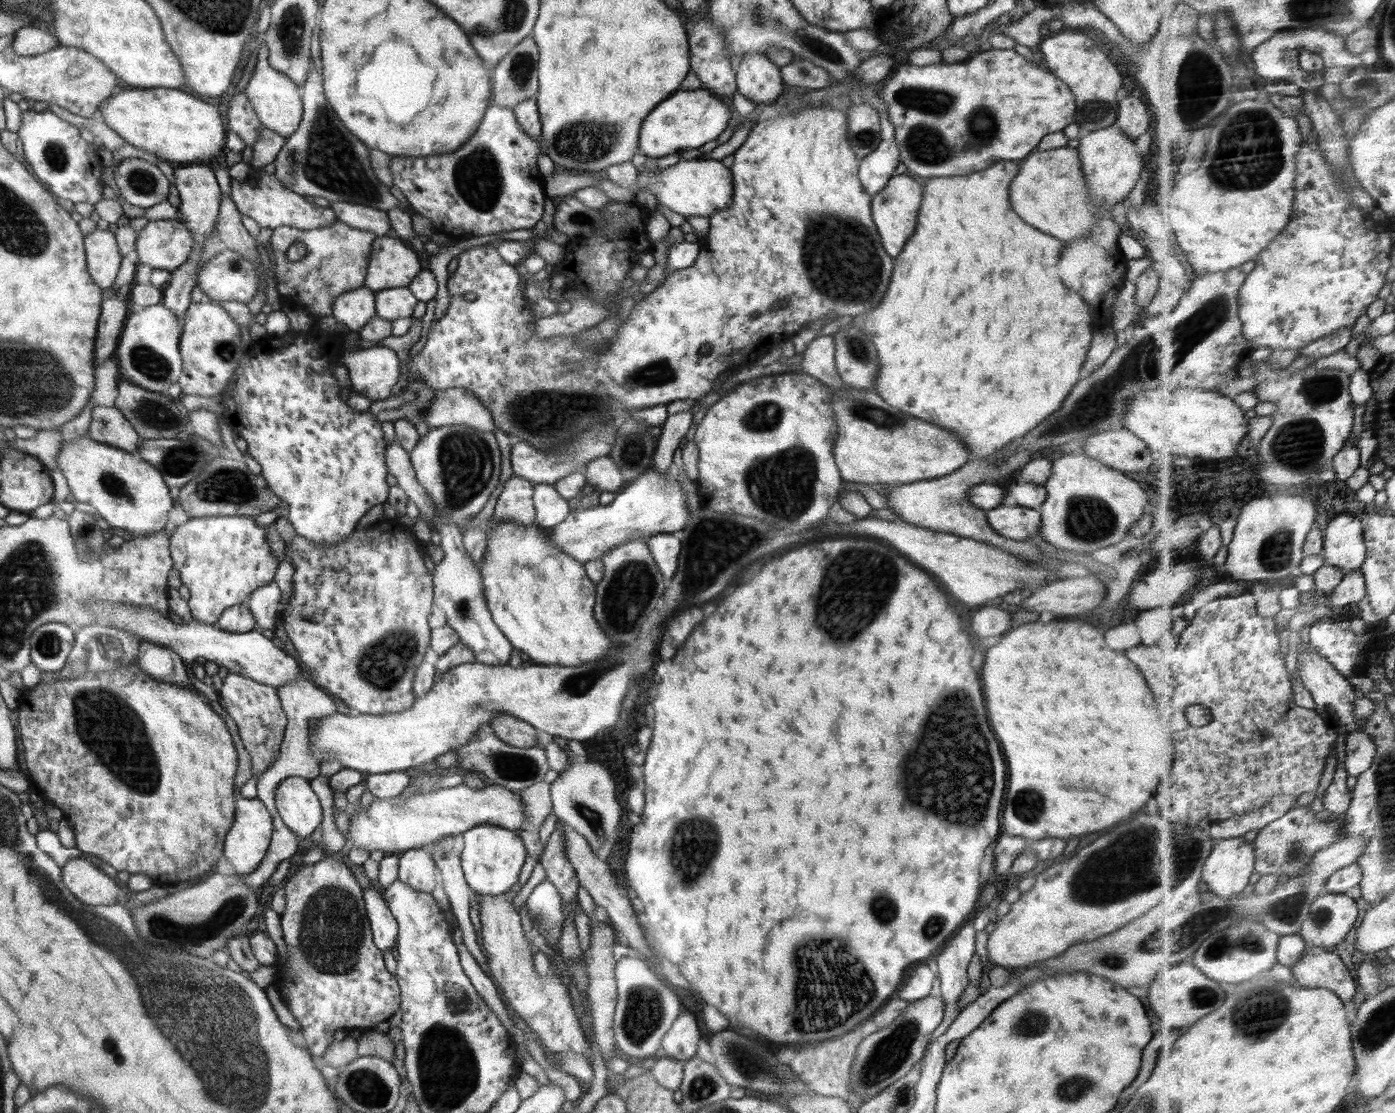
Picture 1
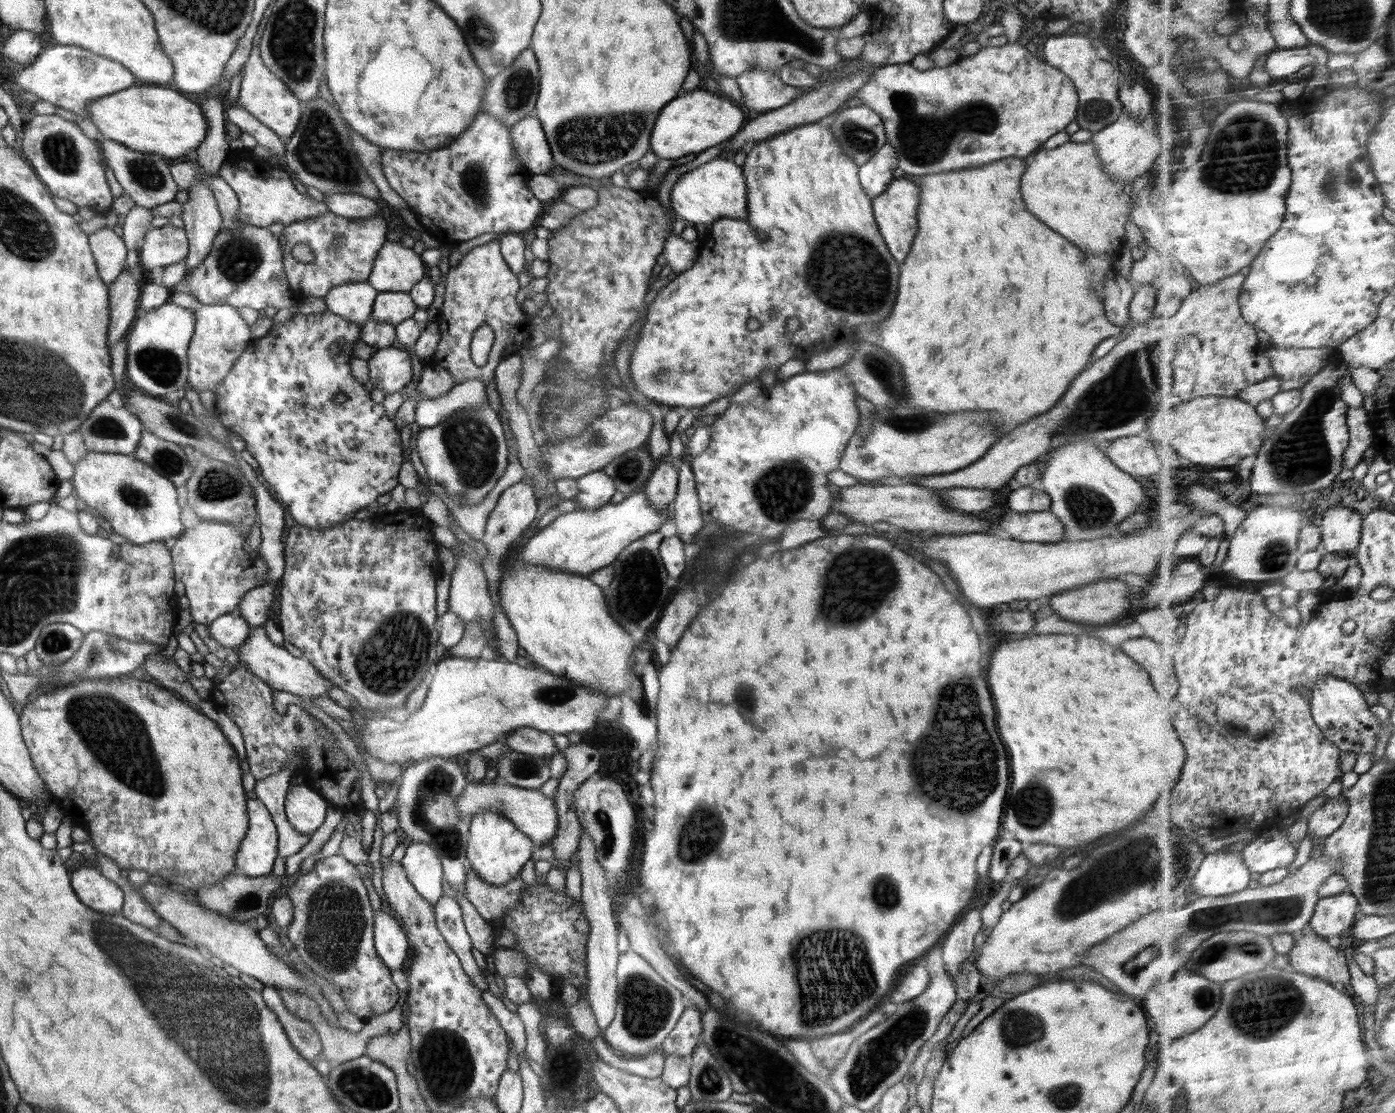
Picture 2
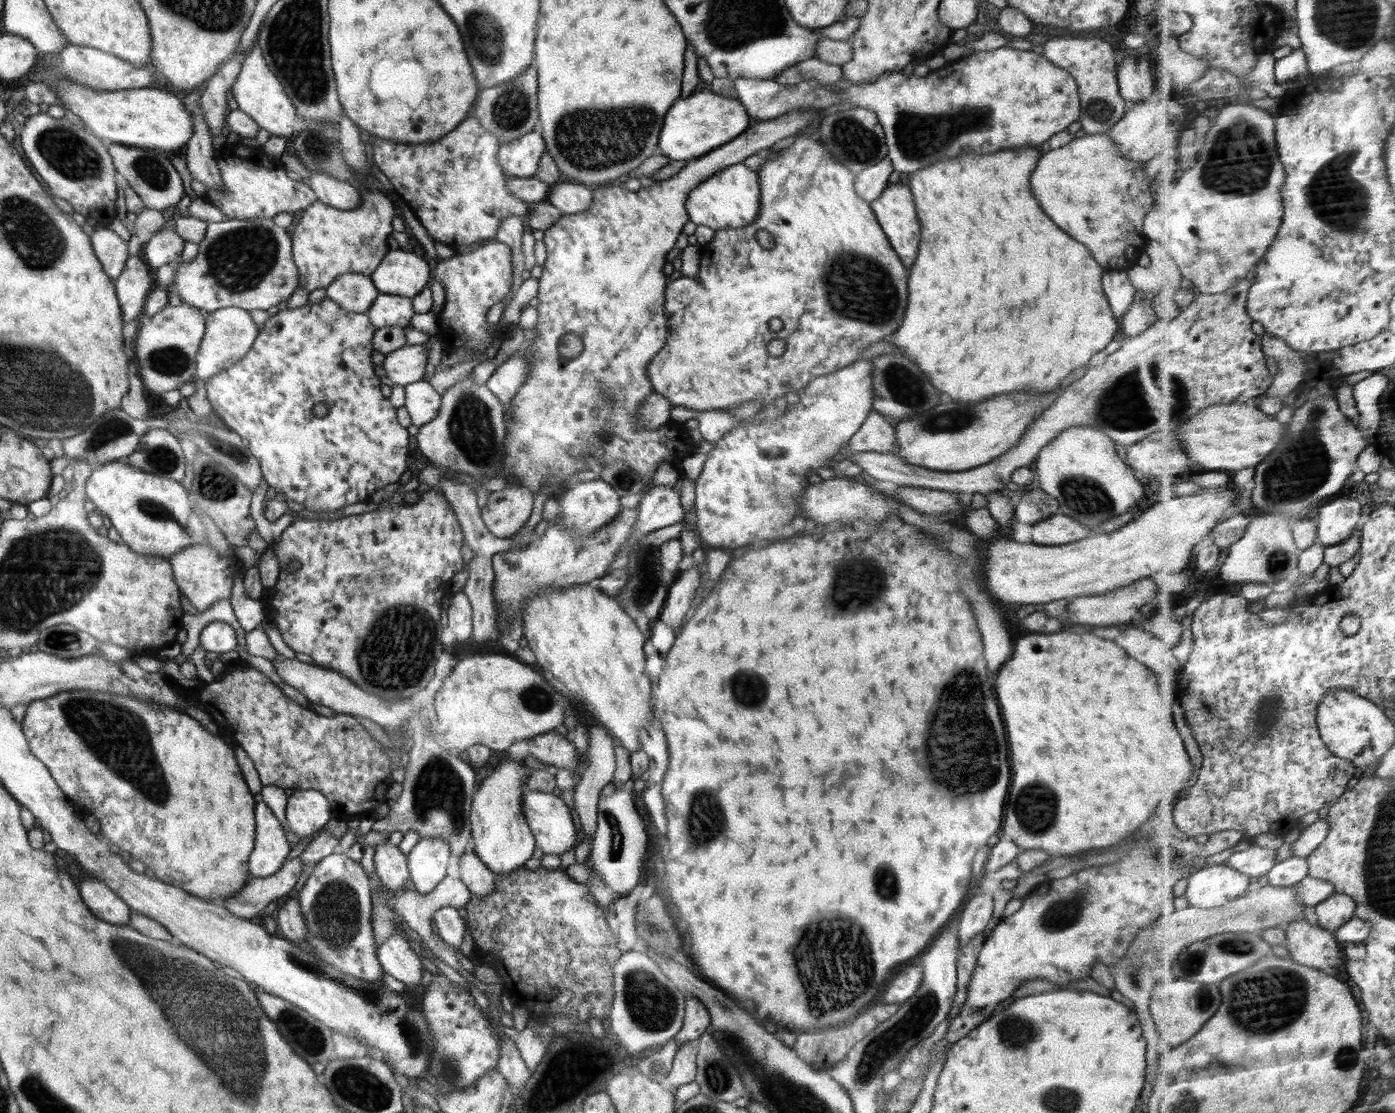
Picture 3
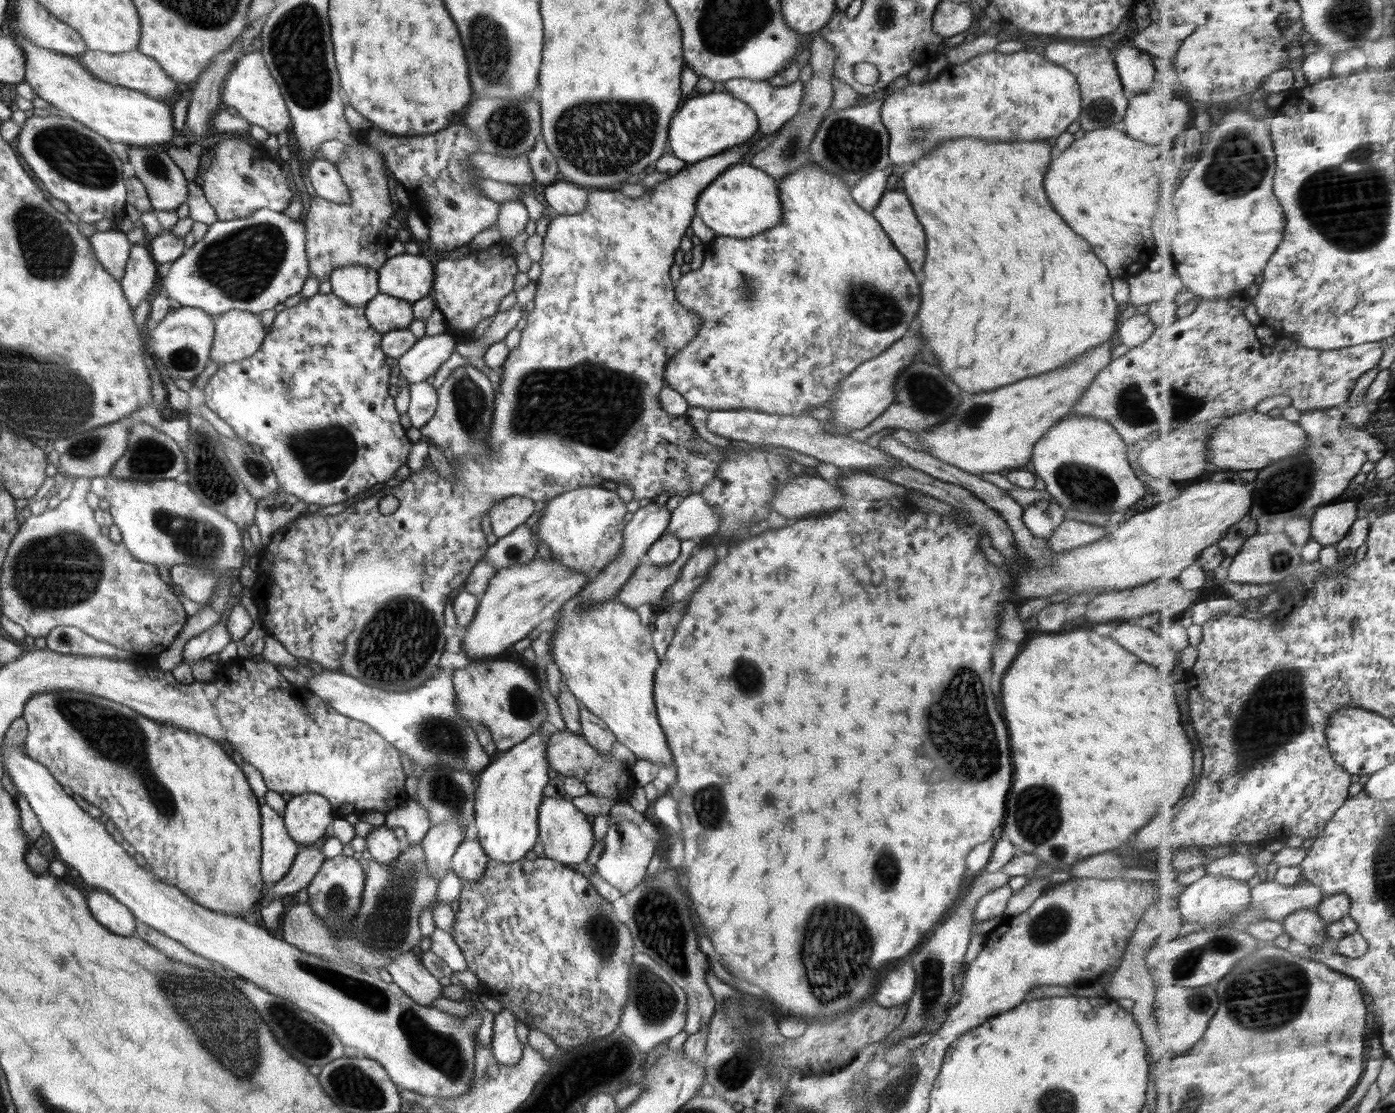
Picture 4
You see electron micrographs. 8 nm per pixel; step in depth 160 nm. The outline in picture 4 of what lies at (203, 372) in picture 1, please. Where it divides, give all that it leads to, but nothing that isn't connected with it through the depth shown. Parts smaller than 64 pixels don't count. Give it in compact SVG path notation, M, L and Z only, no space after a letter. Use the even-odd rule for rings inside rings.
M232 310L211 315L214 324L214 341L210 361L223 365L235 363L258 353L265 329L257 315L249 311Z

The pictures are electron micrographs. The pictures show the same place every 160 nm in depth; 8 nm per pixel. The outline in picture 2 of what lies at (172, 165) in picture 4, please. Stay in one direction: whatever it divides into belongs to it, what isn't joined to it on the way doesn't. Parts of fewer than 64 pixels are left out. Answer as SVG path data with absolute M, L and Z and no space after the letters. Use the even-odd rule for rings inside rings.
M106 138L100 139L99 150L106 166L114 171L116 180L136 205L152 209L175 200L179 188L170 172L170 166L160 155L138 152Z

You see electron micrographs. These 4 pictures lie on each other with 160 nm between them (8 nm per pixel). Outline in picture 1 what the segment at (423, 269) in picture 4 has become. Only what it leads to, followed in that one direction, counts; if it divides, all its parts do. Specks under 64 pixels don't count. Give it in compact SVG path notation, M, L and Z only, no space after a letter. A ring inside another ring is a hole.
M377 236L369 258L364 287L375 293L407 287L421 271L416 250L403 239Z

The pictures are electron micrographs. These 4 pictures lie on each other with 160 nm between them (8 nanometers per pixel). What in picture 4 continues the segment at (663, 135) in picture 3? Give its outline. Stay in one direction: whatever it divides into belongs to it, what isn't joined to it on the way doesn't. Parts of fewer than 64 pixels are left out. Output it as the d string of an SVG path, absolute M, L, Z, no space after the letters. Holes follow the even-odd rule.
M728 92L695 94L674 114L668 130L668 144L672 154L684 162L698 162L733 146L745 144L758 130L759 122L752 108L736 100Z

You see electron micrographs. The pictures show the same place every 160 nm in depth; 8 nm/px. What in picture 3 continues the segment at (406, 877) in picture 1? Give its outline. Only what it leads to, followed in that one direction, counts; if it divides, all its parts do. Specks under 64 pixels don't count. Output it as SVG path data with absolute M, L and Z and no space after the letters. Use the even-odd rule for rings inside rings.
M422 837L408 854L411 887L420 894L432 892L447 875L451 861L448 842L443 838Z

